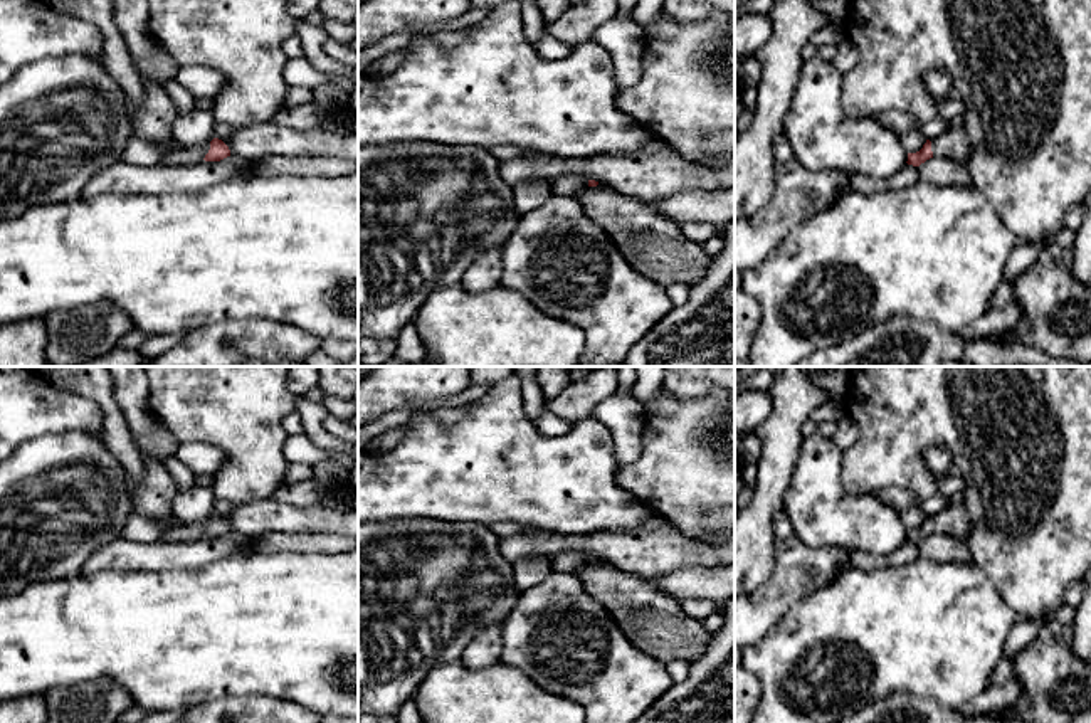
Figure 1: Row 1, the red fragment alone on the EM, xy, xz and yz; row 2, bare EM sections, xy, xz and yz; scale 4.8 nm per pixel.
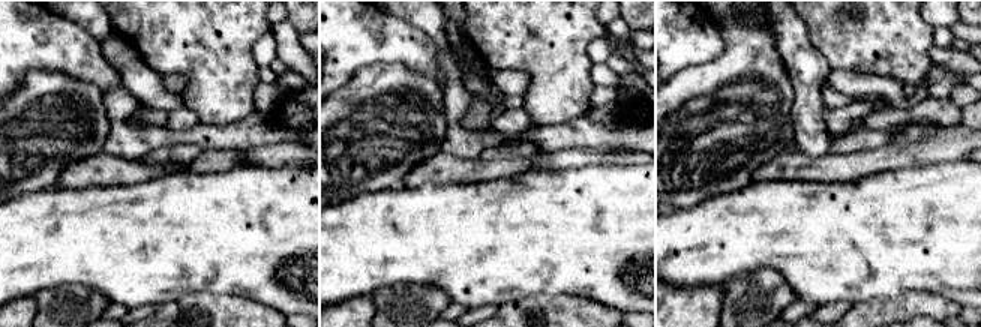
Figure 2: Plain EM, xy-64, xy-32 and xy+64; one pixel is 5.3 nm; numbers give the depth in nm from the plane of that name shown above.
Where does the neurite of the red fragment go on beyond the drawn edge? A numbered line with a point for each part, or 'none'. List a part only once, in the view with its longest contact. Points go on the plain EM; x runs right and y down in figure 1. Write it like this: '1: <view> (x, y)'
1: xy (182, 532)

